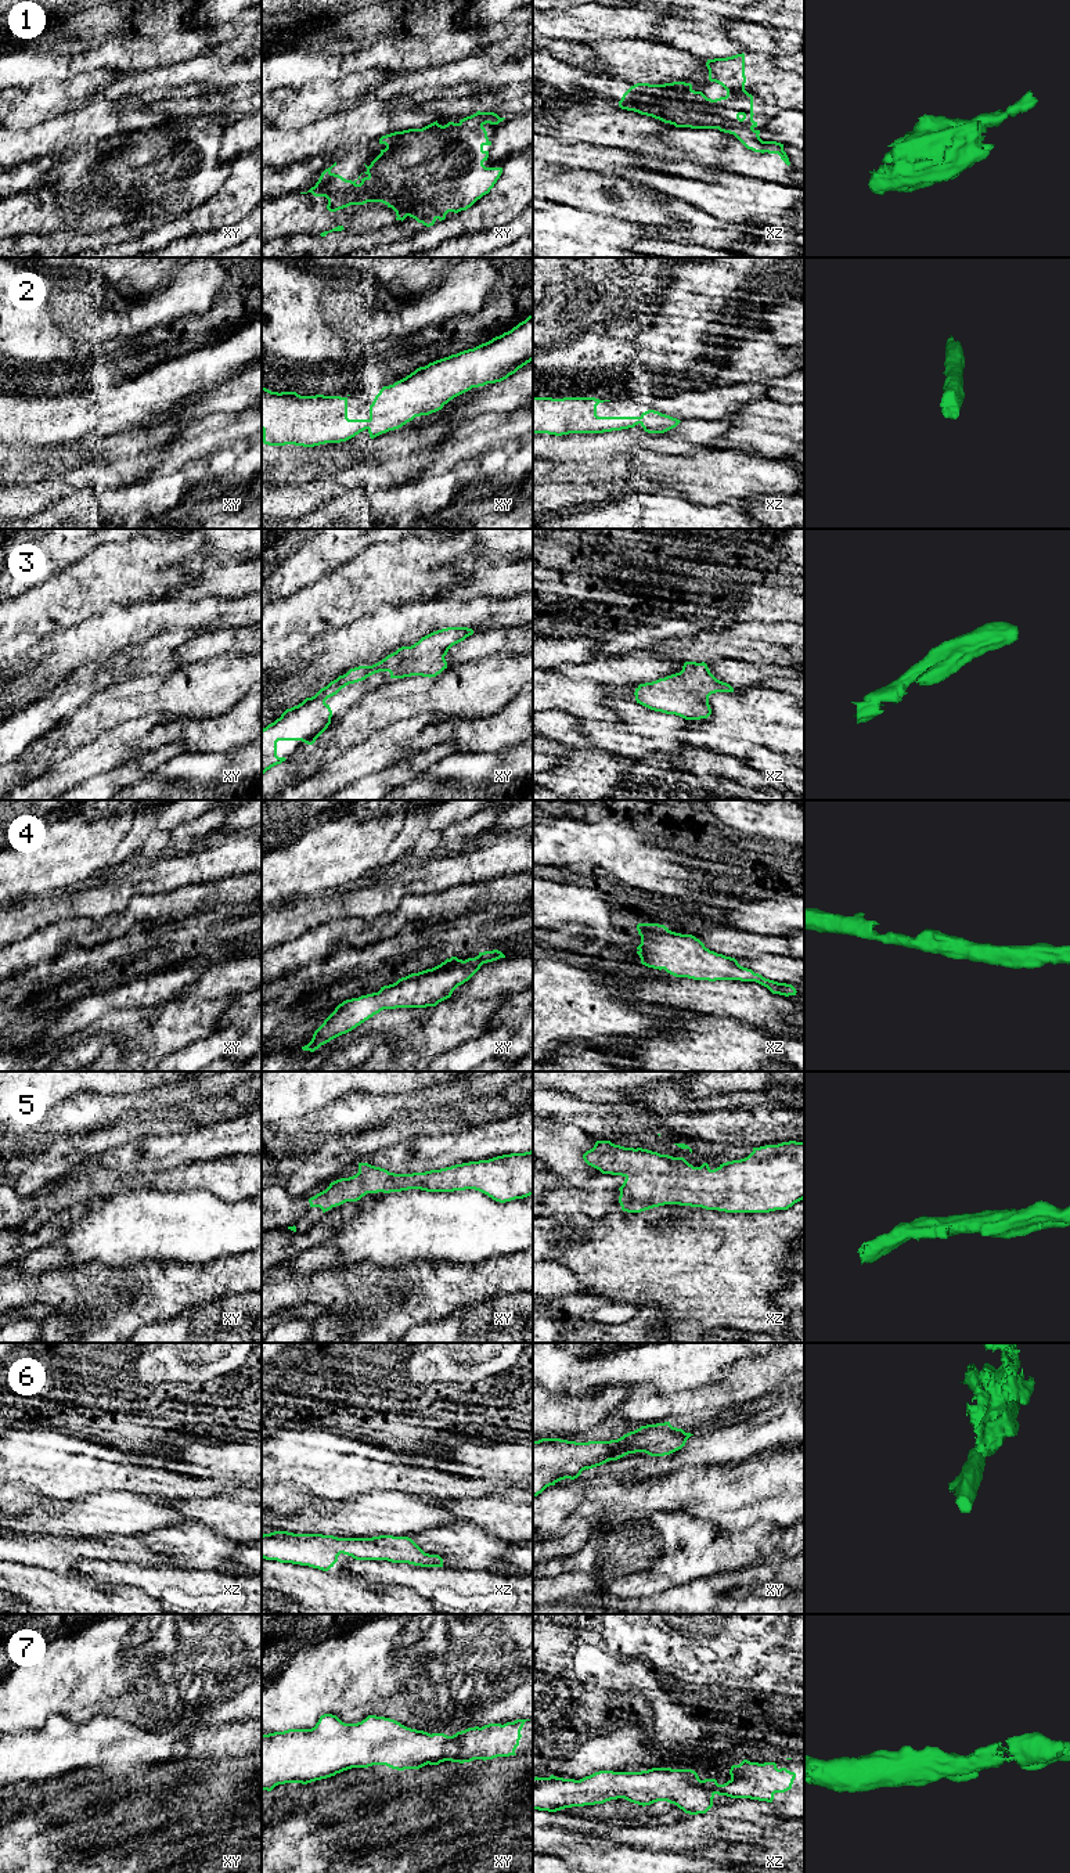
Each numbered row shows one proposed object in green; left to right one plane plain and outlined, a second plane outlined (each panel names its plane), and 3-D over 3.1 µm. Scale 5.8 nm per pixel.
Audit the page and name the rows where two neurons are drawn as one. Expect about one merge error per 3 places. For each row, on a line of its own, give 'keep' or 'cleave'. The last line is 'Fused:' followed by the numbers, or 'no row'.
1: cleave
2: keep
3: keep
4: keep
5: keep
6: keep
7: keep
Fused: 1

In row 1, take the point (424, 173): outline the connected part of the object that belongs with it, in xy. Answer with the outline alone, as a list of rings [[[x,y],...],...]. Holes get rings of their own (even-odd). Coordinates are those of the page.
[[[436,122],[422,127],[422,129],[408,129],[408,130],[403,130],[403,132],[395,132],[386,136],[382,136],[379,138],[379,144],[385,144],[386,148],[381,150],[381,154],[371,162],[370,166],[365,168],[367,170],[364,172],[367,176],[364,179],[361,179],[360,174],[357,180],[352,181],[352,180],[346,180],[339,174],[335,174],[331,172],[331,169],[334,166],[336,166],[336,162],[325,169],[318,181],[316,183],[314,187],[311,187],[307,192],[311,192],[314,197],[325,197],[328,199],[328,205],[327,209],[329,212],[336,212],[339,209],[347,208],[350,205],[364,205],[367,202],[382,202],[385,203],[388,208],[392,208],[396,212],[396,220],[404,220],[407,216],[415,219],[418,223],[422,223],[426,227],[430,227],[435,224],[435,221],[439,219],[440,221],[446,219],[446,215],[448,212],[454,212],[458,213],[461,210],[466,210],[468,208],[471,208],[478,199],[480,199],[483,195],[489,194],[490,190],[494,187],[494,184],[497,183],[497,180],[500,179],[501,173],[502,173],[502,168],[486,168],[483,165],[484,161],[487,161],[489,158],[489,151],[484,151],[483,147],[484,145],[491,145],[491,141],[487,137],[487,132],[483,126],[475,129],[475,130],[468,130],[460,126],[460,123],[454,123],[454,122],[448,122],[447,125],[442,126]],[[300,192],[300,194],[307,194],[307,192]]]

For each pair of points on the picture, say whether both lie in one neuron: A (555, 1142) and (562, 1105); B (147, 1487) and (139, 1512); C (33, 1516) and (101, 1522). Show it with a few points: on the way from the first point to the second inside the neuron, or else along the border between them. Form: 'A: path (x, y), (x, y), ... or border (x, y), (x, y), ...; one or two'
A: border (547, 1126), (575, 1124), (590, 1135); two
B: border (112, 1490), (155, 1494), (175, 1501); two
C: path (50, 1522), (85, 1522); one

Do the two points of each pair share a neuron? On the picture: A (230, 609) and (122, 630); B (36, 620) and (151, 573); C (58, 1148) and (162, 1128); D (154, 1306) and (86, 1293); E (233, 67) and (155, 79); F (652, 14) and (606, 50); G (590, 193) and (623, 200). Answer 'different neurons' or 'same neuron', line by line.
A: same neuron
B: same neuron
C: same neuron
D: same neuron
E: same neuron
F: different neurons
G: same neuron

